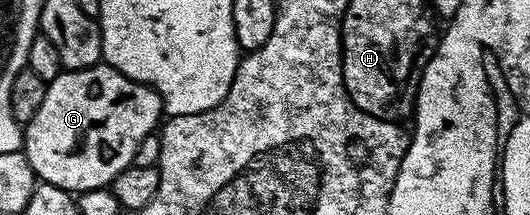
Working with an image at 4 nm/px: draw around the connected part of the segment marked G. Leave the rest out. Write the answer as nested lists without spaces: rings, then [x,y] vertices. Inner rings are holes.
[[[101,62],[92,68],[73,72],[65,70],[58,78],[48,81],[46,98],[42,98],[38,114],[34,114],[23,129],[22,151],[43,183],[64,188],[73,194],[107,188],[115,176],[130,167],[138,146],[142,146],[142,138],[157,131],[163,112],[164,103],[155,88],[126,78],[126,74],[111,68],[109,64]]]

